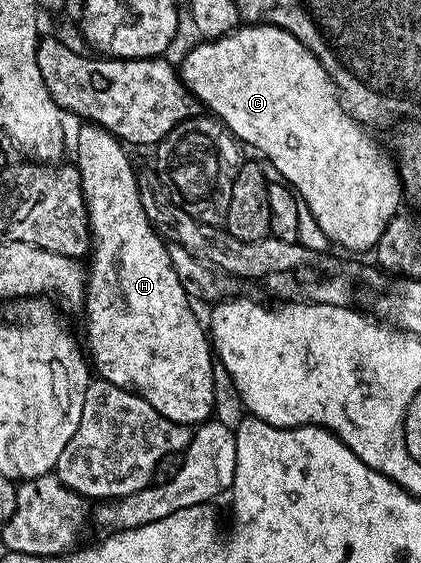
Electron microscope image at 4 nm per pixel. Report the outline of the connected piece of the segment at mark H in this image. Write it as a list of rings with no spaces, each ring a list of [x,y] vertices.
[[[86,122],[77,131],[75,166],[85,190],[91,232],[91,258],[89,267],[87,263],[83,296],[85,331],[89,334],[87,351],[100,378],[132,388],[171,421],[200,425],[214,414],[212,369],[215,355],[211,350],[211,339],[206,328],[205,331],[201,328],[193,312],[194,304],[176,276],[166,240],[149,221],[149,212],[141,198],[138,172],[133,172],[133,163],[125,158],[124,150],[120,139],[96,123]]]

